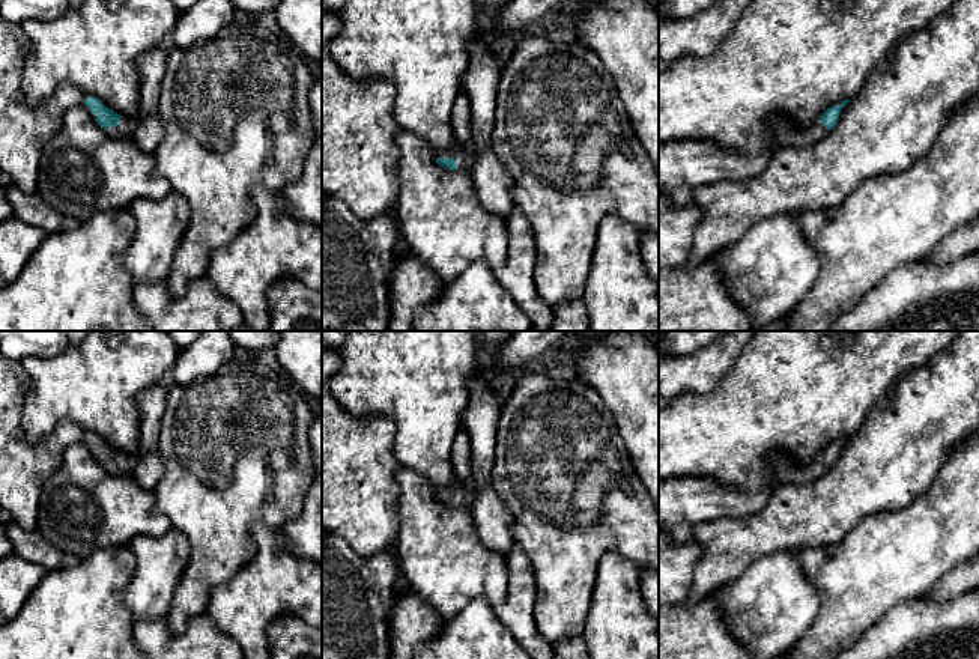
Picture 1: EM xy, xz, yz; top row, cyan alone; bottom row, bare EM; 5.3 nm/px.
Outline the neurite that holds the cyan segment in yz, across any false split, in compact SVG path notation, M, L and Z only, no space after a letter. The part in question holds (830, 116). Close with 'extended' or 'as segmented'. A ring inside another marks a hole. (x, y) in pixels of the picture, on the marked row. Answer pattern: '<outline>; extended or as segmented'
M850 99L842 101L841 105L827 108L820 122L803 128L793 122L773 116L768 120L768 126L777 141L777 146L806 146L821 140L838 122L841 108L845 107Z; extended

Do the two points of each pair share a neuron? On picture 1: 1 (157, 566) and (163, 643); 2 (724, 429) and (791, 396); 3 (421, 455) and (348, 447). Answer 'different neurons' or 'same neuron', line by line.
1: different neurons
2: same neuron
3: different neurons

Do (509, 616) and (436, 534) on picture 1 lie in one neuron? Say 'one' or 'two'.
two

